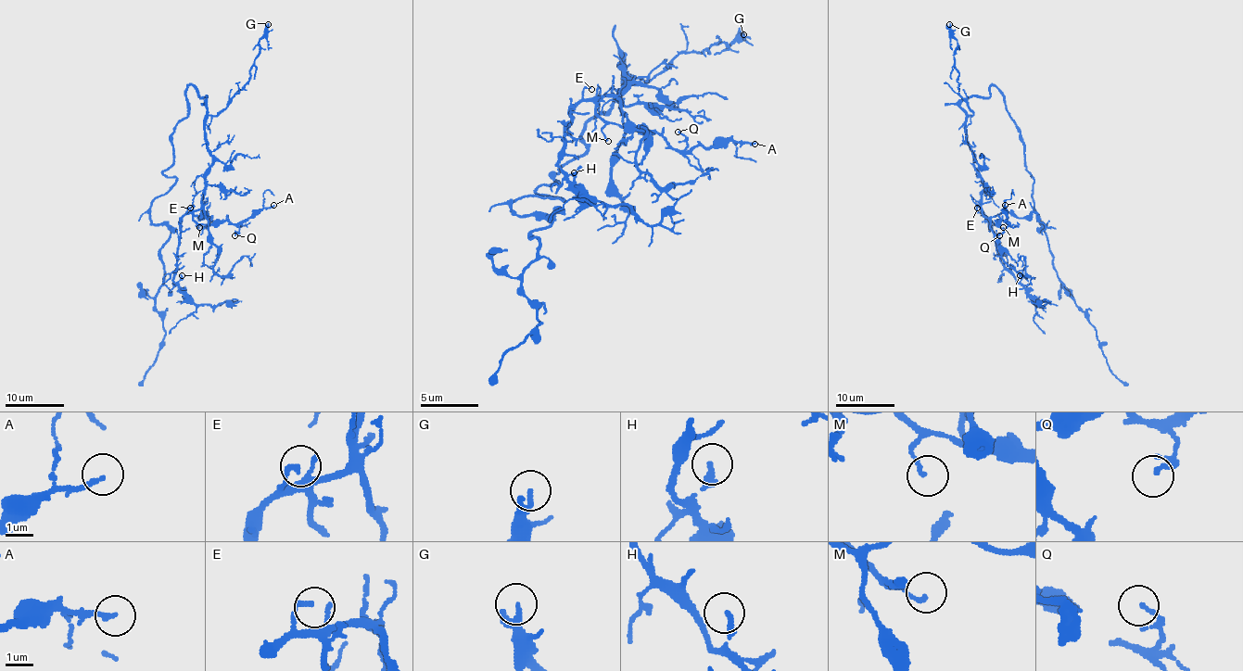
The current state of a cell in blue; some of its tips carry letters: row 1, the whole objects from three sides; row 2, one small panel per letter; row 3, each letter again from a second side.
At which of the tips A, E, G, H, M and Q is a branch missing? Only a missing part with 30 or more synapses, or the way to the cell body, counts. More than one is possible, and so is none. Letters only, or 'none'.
none

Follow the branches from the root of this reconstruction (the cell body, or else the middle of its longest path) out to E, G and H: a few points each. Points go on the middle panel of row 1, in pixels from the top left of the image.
E: (586, 144), (582, 129), (623, 86), (623, 54), (634, 82), (623, 97), (586, 97), (591, 89)
G: (586, 144), (582, 129), (623, 86), (623, 54), (628, 74), (652, 80), (686, 51), (726, 48), (743, 34)
H: (586, 144), (623, 86), (623, 54), (634, 82), (620, 100), (586, 97), (565, 126), (560, 166), (574, 172)

